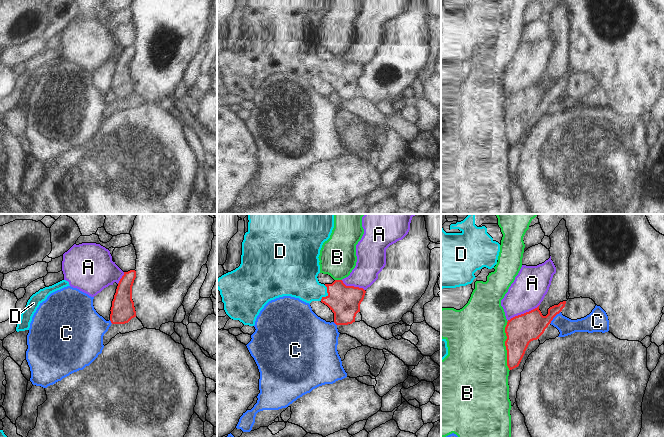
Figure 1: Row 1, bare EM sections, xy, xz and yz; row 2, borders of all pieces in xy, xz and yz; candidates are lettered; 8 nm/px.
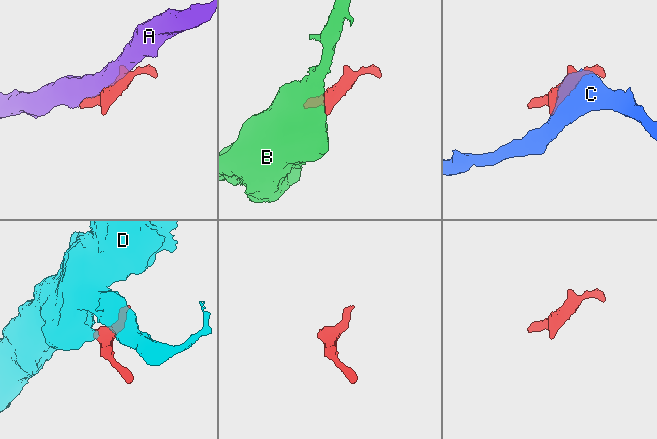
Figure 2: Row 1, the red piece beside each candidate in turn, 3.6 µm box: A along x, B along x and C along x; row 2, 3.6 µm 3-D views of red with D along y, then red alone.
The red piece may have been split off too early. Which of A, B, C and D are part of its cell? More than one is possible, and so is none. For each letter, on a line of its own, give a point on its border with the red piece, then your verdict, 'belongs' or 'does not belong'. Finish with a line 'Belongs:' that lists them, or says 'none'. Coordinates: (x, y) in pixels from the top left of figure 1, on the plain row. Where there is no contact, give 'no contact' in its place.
A: meets red in yz at (524, 89); does not belong
B: meets red in yz at (505, 121); does not belong
C: meets red in yz at (554, 92); does not belong
D: meets red in xz at (327, 68); belongs
Belongs: D

